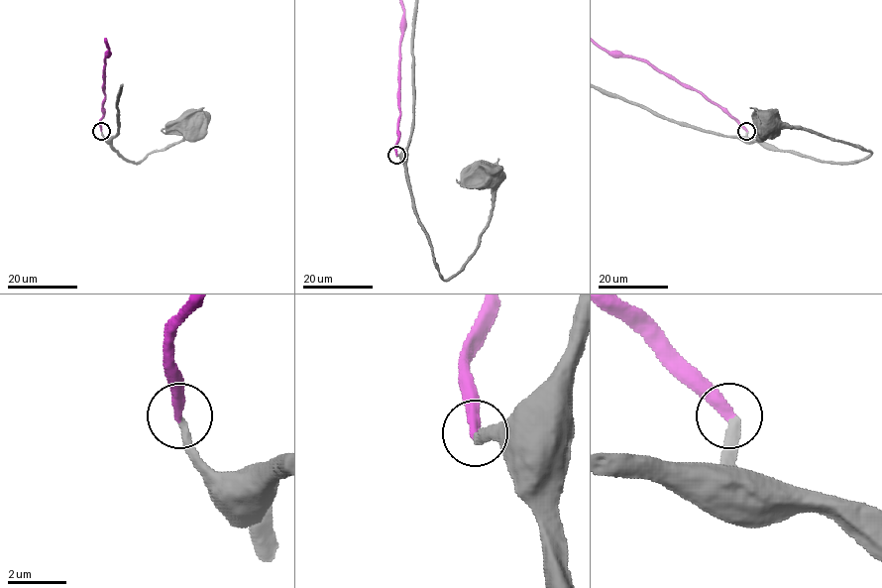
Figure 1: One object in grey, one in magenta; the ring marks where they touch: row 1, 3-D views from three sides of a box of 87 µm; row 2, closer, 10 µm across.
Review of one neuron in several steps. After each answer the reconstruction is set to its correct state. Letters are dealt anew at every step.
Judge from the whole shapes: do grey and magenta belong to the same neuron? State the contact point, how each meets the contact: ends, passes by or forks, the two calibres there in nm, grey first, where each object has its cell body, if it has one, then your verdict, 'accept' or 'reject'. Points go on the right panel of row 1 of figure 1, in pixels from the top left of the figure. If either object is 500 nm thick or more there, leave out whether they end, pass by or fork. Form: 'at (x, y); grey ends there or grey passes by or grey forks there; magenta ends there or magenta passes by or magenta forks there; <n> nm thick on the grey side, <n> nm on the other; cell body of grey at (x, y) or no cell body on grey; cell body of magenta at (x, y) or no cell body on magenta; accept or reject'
at (746, 131); grey ends there; magenta ends there; 320 nm thick on the grey side, 400 nm on the other; cell body of grey at (767, 122); no cell body on magenta; accept

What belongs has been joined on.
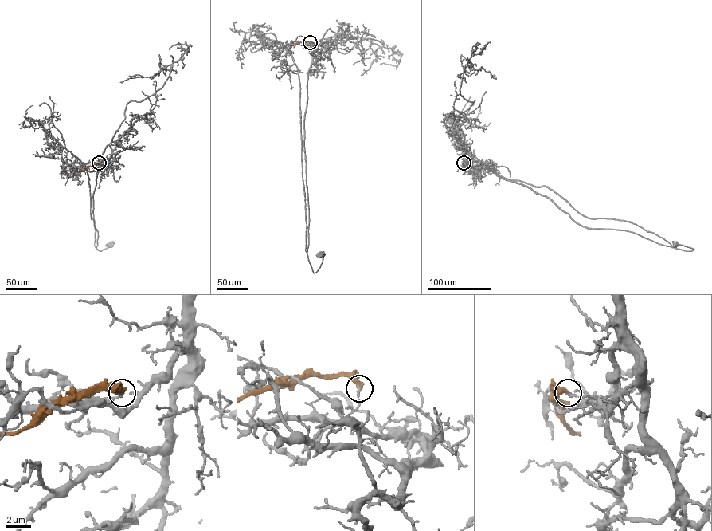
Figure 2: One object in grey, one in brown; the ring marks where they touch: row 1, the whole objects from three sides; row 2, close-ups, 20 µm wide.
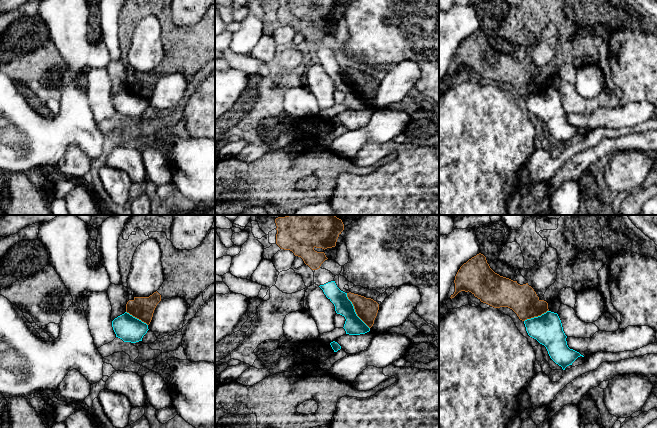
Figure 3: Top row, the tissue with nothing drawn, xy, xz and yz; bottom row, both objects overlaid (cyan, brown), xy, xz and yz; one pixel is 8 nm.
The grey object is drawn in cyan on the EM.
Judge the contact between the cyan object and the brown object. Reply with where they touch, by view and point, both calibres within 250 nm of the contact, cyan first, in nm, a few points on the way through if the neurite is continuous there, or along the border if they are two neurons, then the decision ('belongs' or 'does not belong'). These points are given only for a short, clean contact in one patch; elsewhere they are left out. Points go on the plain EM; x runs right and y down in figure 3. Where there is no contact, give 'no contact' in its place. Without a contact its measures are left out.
contact xz (354, 87); calibres 150 and 180 nm; border xz (346, 69), (356, 91), (369, 104); does not belong

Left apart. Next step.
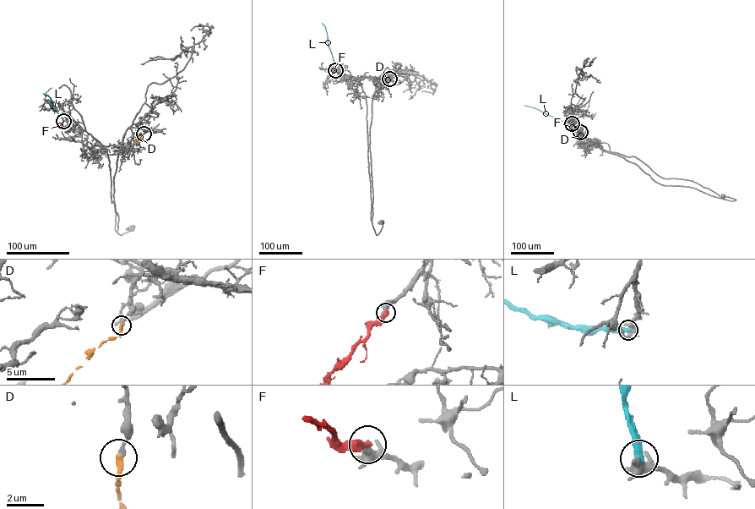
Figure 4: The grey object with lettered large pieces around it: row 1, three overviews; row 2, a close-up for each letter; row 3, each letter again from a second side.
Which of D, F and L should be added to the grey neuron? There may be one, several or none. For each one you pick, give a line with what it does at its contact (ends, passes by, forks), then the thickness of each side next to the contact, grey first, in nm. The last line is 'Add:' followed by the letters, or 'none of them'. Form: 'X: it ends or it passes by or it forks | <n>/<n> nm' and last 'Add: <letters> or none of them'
F: it ends | 240/440 nm
Add: F

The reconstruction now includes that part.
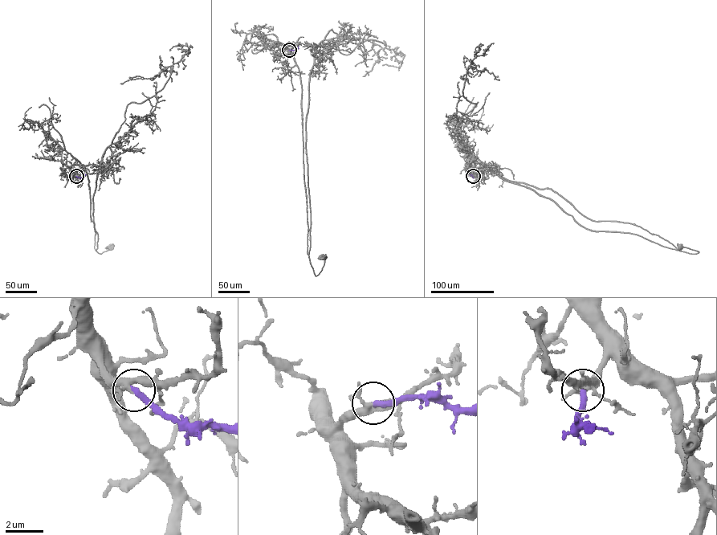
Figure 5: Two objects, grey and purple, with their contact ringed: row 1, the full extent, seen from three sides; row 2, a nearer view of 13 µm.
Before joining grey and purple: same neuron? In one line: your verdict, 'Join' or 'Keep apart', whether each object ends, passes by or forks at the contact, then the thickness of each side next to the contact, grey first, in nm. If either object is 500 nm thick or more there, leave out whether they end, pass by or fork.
Join. At the ring grey forks. At the ring purple ends. Thickness 200 nm (grey) against 340 nm

